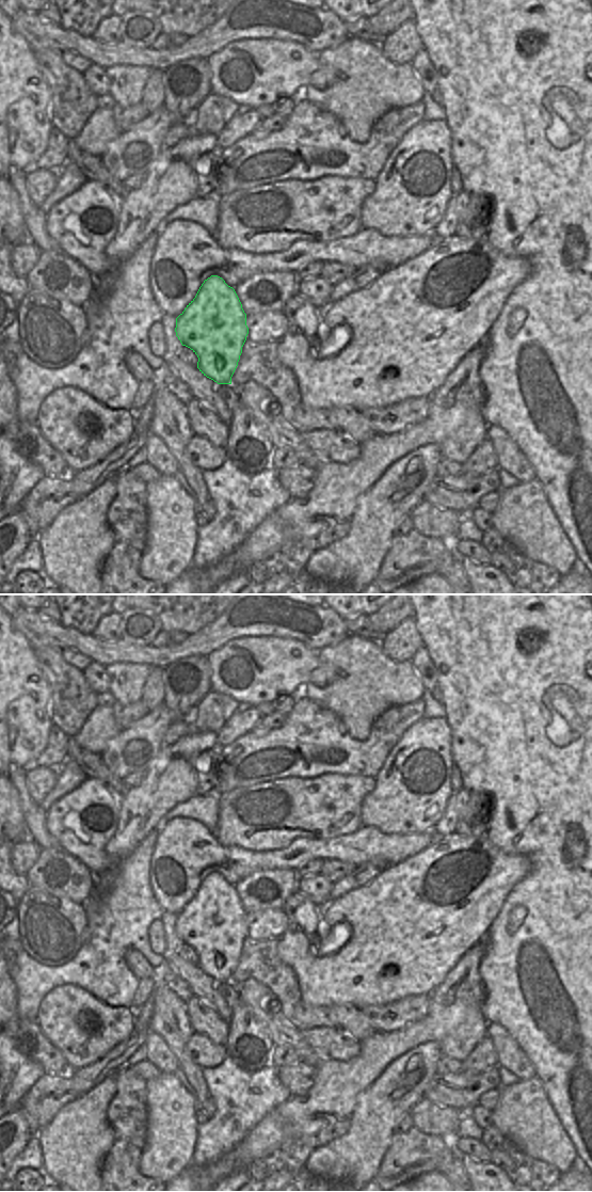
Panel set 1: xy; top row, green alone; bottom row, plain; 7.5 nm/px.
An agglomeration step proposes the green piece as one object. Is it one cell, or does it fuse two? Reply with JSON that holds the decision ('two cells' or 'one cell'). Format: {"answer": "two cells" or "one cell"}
{"answer": "one cell"}

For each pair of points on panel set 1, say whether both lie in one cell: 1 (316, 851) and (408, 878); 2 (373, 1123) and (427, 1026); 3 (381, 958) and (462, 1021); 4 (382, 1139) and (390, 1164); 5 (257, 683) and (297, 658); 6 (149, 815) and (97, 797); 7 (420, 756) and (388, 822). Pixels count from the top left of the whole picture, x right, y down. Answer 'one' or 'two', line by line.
1: two
2: two
3: two
4: two
5: one
6: two
7: one

